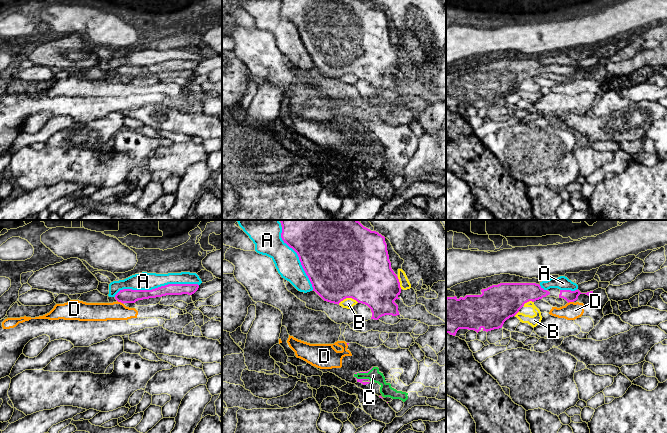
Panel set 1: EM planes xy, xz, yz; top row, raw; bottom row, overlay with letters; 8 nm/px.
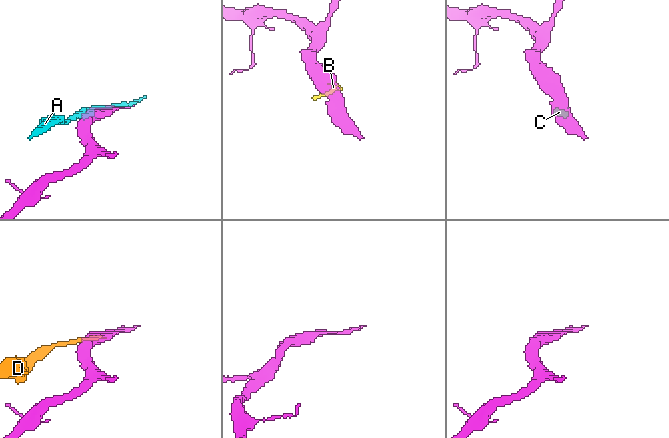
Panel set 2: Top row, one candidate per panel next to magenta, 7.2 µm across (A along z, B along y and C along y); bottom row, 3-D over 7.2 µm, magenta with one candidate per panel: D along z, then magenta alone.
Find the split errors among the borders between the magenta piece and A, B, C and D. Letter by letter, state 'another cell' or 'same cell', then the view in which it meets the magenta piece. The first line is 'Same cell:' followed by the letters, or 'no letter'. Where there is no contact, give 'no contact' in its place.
Same cell: no letter
A: another cell | xy
B: another cell | xz
C: another cell | xz
D: another cell | xy

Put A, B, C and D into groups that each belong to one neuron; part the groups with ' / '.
A / B / C D

